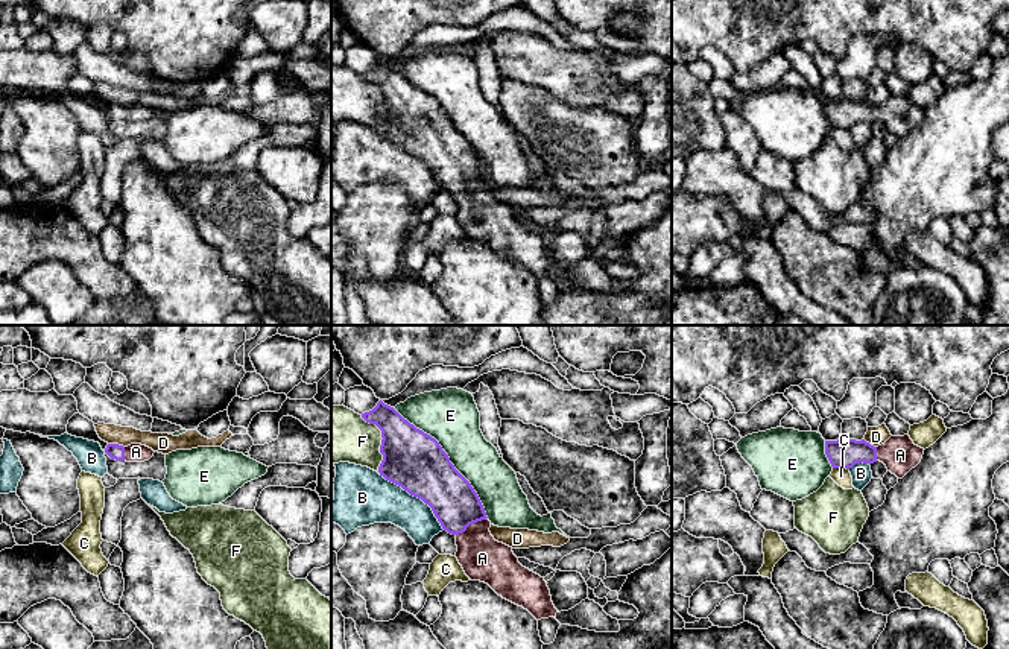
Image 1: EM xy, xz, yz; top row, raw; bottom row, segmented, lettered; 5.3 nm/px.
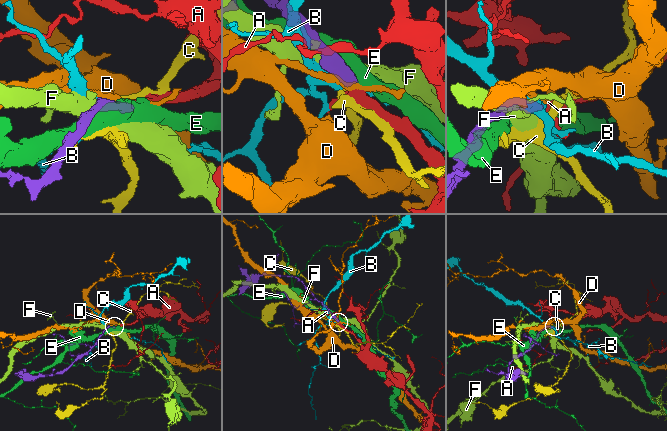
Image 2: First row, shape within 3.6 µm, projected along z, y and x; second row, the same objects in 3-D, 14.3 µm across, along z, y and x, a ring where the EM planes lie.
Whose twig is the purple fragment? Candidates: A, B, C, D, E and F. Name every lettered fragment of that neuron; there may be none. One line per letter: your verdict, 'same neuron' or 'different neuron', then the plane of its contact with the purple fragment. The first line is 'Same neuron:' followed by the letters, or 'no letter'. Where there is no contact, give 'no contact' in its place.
Same neuron: A
A: same neuron | xz
B: different neuron | xz
C: different neuron | yz
D: different neuron | xy
E: different neuron | xz
F: different neuron | xz

